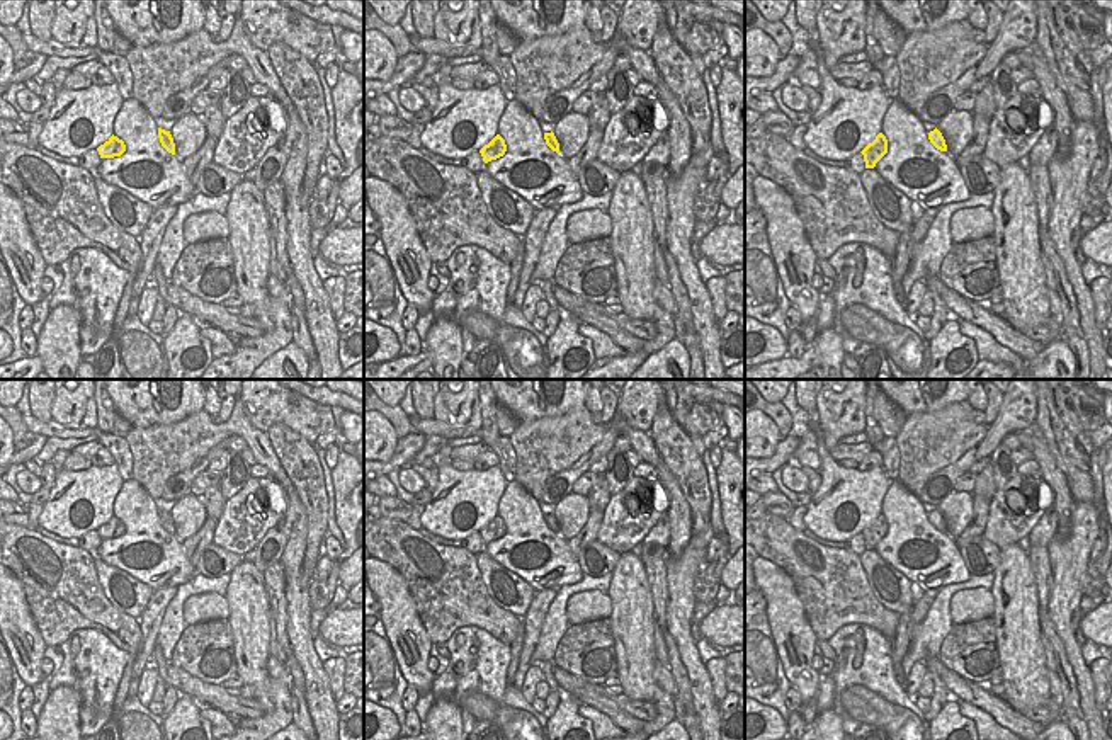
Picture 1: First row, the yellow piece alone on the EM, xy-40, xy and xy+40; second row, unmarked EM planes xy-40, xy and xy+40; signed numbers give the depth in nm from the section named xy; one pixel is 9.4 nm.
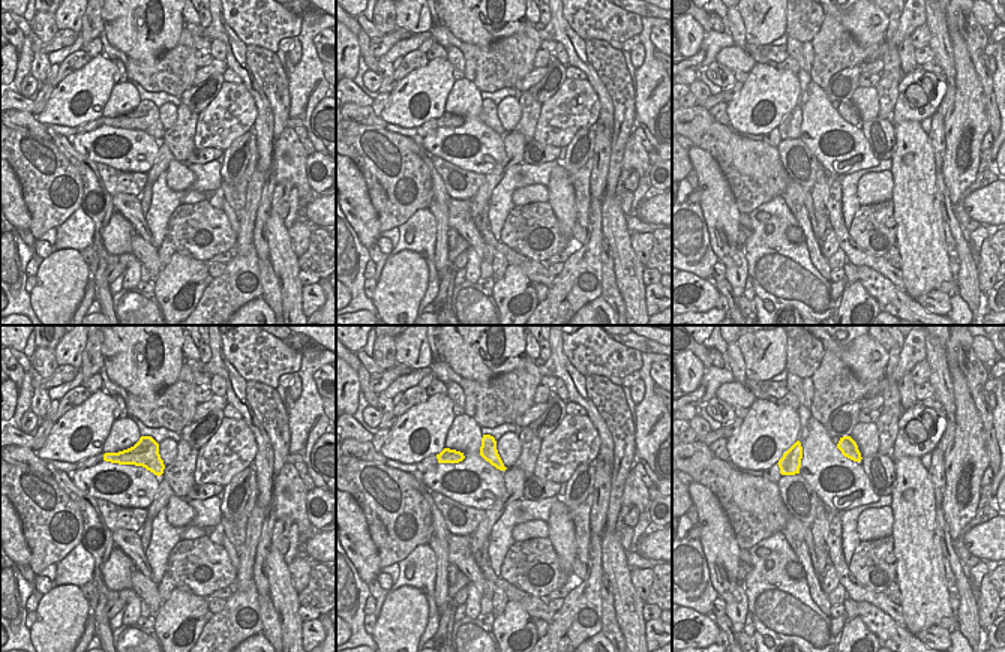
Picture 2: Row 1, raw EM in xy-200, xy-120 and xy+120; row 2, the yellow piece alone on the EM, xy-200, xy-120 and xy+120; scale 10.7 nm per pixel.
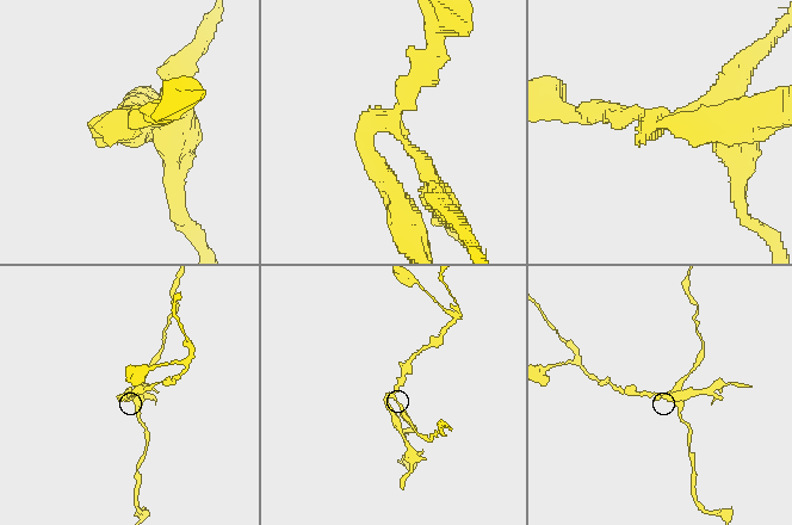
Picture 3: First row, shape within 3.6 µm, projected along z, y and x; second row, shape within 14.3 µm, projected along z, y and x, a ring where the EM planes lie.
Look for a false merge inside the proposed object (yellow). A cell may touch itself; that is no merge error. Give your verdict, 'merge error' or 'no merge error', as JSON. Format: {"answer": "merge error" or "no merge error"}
{"answer": "merge error"}

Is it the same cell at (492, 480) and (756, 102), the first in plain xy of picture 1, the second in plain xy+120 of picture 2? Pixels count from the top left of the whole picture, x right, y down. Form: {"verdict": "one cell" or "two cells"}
{"verdict": "one cell"}

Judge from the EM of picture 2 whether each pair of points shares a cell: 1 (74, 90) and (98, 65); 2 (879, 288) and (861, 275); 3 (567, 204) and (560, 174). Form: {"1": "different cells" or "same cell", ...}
{"1": "same cell", "2": "same cell", "3": "same cell"}

